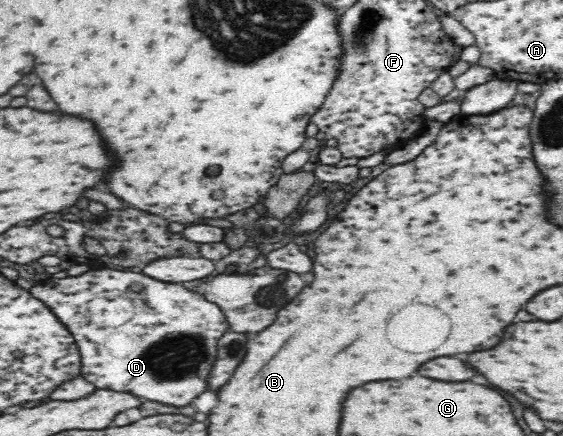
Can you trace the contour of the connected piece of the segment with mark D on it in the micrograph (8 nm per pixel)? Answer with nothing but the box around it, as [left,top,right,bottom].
[30,268,230,408]

